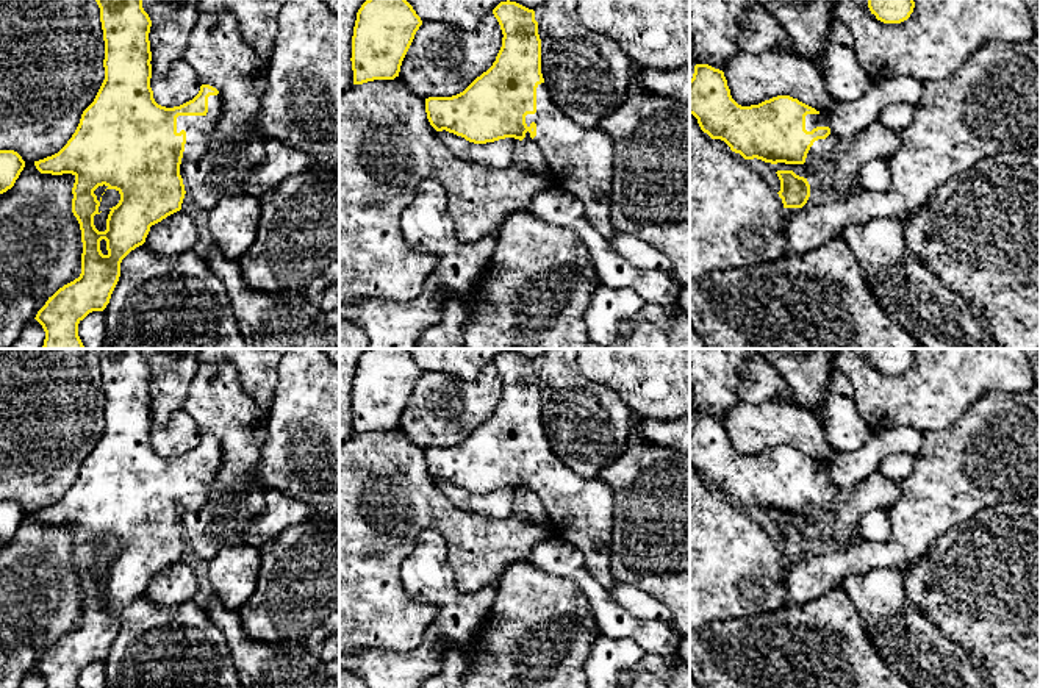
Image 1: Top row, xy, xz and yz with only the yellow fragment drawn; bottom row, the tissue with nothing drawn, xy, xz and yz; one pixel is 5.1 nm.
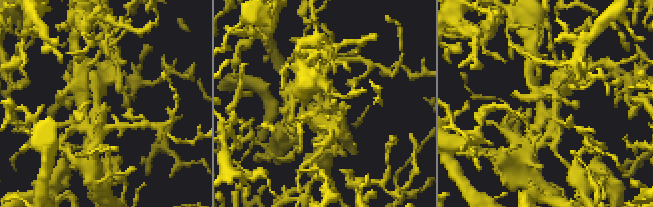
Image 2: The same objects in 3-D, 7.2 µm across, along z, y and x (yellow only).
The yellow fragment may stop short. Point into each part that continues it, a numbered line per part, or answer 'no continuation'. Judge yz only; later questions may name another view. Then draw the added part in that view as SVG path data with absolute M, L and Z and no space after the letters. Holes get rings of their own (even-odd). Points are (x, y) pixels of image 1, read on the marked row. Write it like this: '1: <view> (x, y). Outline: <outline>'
1: yz (812, 121). Outline: M827 113L807 114L805 116L805 130L812 131L816 127L829 127Z

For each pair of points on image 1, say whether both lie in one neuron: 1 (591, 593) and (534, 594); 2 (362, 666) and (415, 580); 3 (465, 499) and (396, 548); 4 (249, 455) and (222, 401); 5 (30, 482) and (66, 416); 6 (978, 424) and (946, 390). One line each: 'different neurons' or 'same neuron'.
1: different neurons
2: same neuron
3: different neurons
4: same neuron
5: same neuron
6: different neurons

